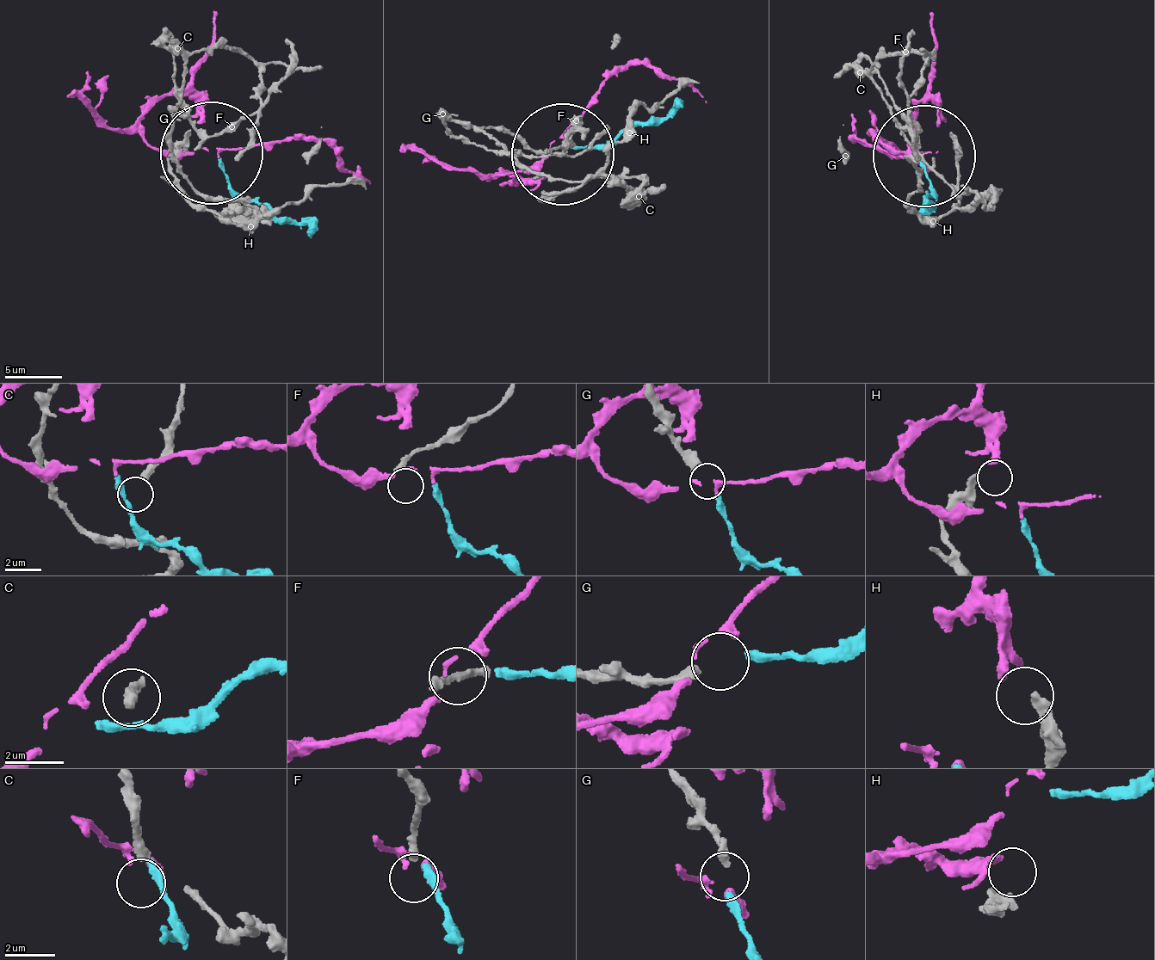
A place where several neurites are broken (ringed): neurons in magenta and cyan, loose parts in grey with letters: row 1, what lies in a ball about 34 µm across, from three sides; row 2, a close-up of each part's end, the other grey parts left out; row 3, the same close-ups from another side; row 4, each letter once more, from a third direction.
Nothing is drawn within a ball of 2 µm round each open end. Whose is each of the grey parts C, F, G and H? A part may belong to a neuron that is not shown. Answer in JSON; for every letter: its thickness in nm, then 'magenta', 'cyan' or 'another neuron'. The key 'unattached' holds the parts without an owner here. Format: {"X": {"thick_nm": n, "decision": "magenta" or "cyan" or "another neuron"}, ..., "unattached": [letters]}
{"C": {"thick_nm": 400, "decision": "another neuron"}, "F": {"thick_nm": 320, "decision": "another neuron"}, "G": {"thick_nm": 420, "decision": "cyan"}, "H": {"thick_nm": 340, "decision": "another neuron"}, "unattached": ["C", "F", "H"]}

